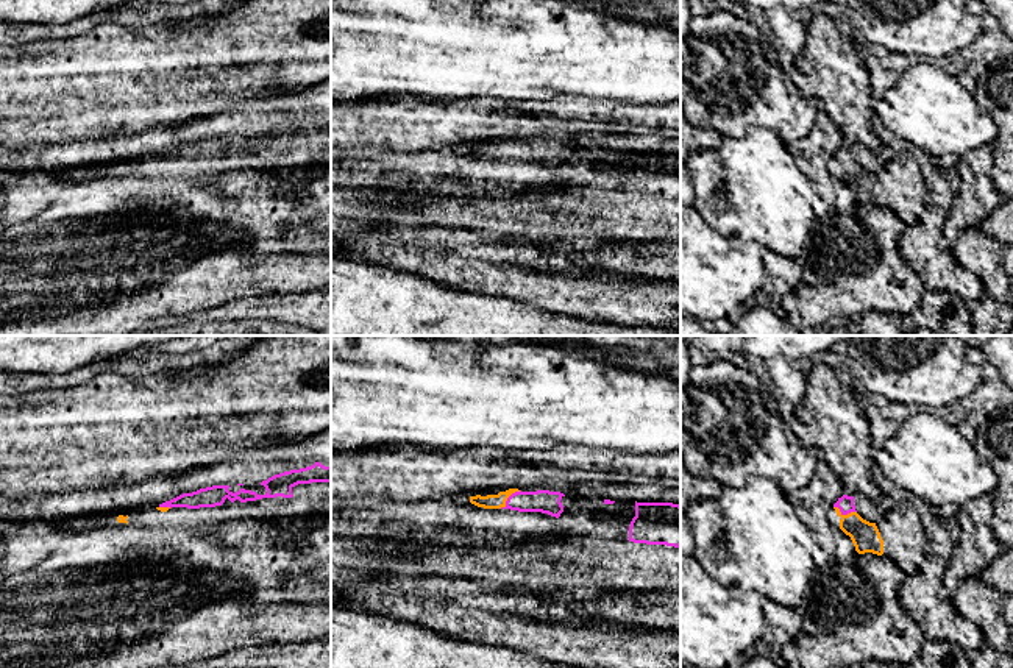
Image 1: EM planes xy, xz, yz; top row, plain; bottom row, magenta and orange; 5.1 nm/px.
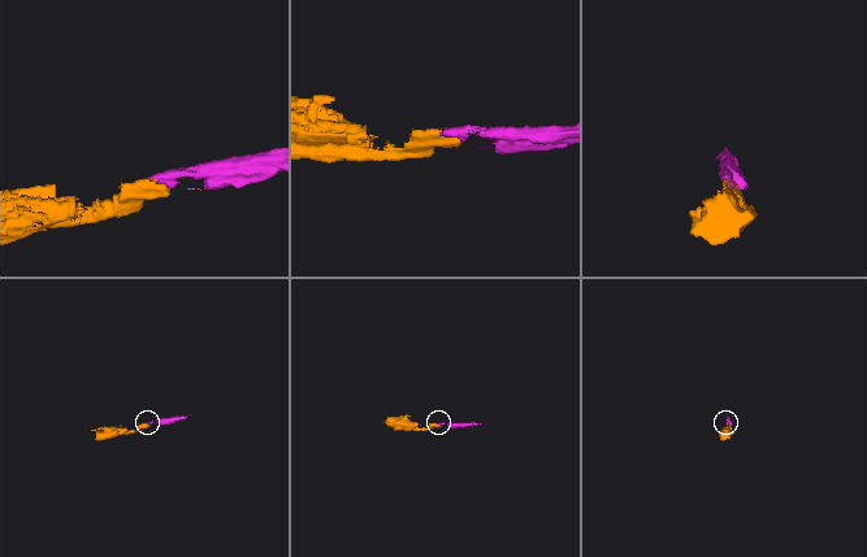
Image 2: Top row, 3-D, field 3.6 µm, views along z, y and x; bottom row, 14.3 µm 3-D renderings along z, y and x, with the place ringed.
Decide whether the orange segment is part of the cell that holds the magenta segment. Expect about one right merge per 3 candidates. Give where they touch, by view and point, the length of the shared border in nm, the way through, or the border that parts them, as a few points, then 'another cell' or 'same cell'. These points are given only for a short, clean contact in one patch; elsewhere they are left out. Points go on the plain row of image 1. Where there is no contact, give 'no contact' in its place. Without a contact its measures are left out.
contact xz (508, 149); length 140 nm; way xz (545, 152), (508, 149), (490, 152); same cell

